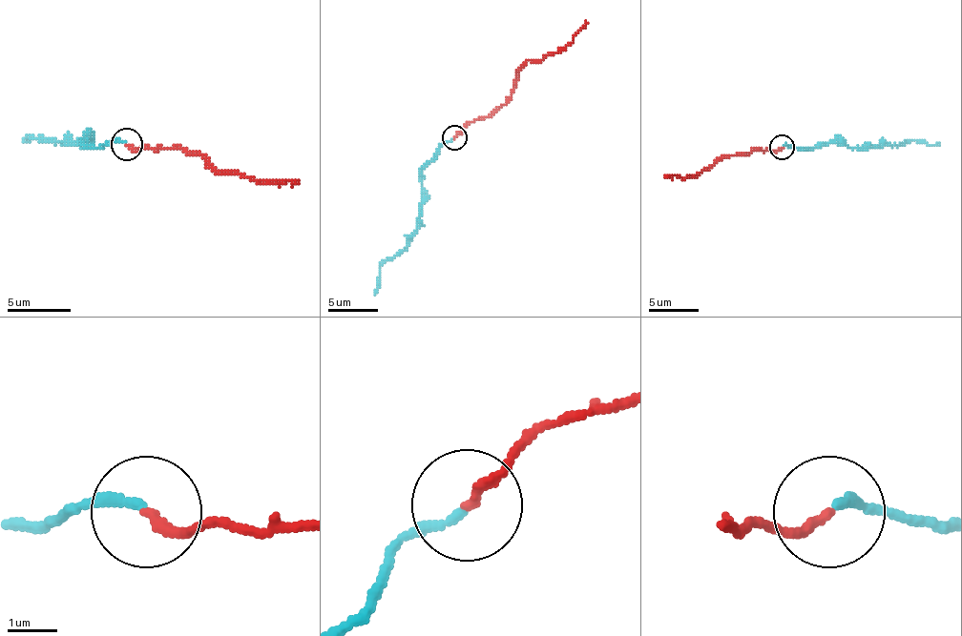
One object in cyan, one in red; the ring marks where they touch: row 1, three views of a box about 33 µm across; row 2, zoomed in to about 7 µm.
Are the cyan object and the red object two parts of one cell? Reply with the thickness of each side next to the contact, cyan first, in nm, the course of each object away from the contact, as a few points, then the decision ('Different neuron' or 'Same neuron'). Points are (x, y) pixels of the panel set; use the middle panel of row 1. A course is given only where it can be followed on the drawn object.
Thickness 190 nm (cyan) against 200 nm. Course of cyan: (454, 139), (442, 146), (422, 171), (419, 228), (380, 268), (375, 295). Course of red: (454, 136), (501, 107), (511, 94), (513, 79), (528, 60), (543, 60), (563, 50), (585, 20). Same neuron

